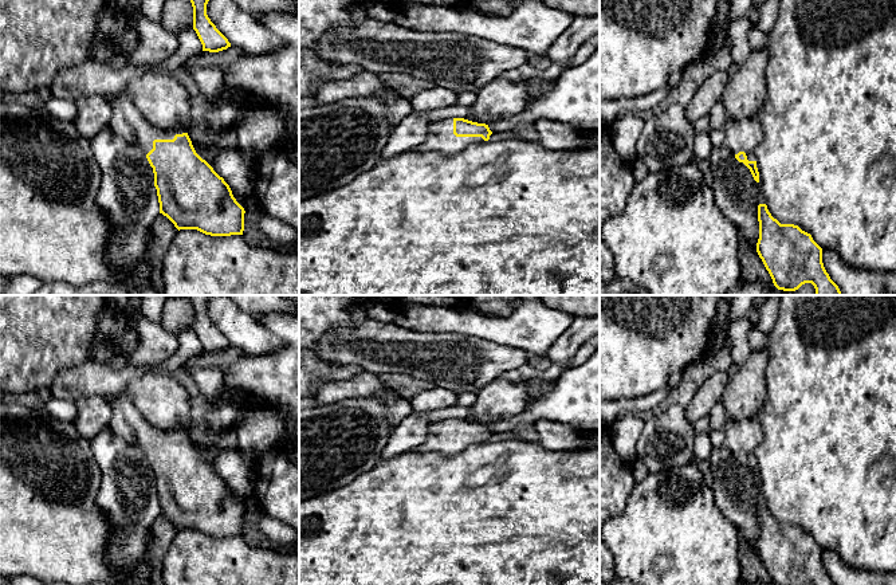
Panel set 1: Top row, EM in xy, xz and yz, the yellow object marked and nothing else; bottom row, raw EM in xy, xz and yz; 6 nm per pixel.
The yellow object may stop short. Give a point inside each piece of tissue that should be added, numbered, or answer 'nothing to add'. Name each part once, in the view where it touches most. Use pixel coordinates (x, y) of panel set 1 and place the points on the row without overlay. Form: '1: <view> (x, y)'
1: xy (126, 420)

